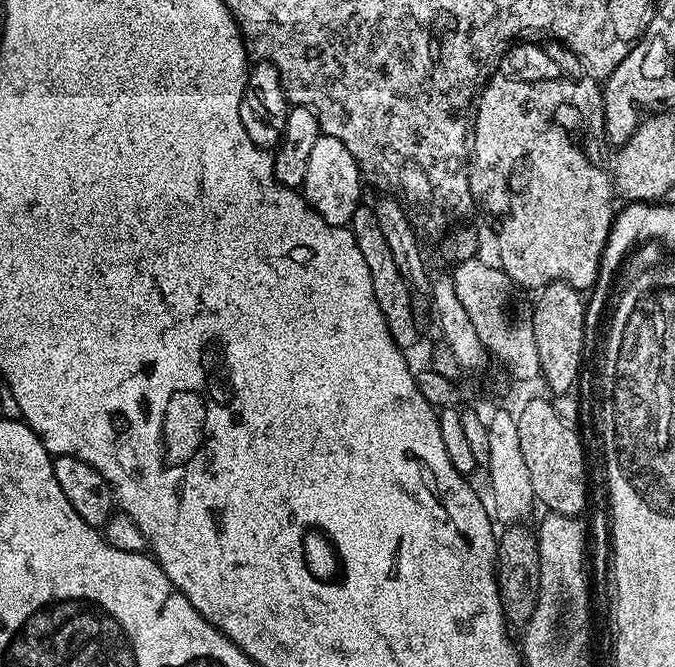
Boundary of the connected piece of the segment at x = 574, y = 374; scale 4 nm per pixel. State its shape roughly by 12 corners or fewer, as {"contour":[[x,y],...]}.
{"contour":[[539,293],[530,329],[543,382],[568,394],[584,364],[585,297]]}

